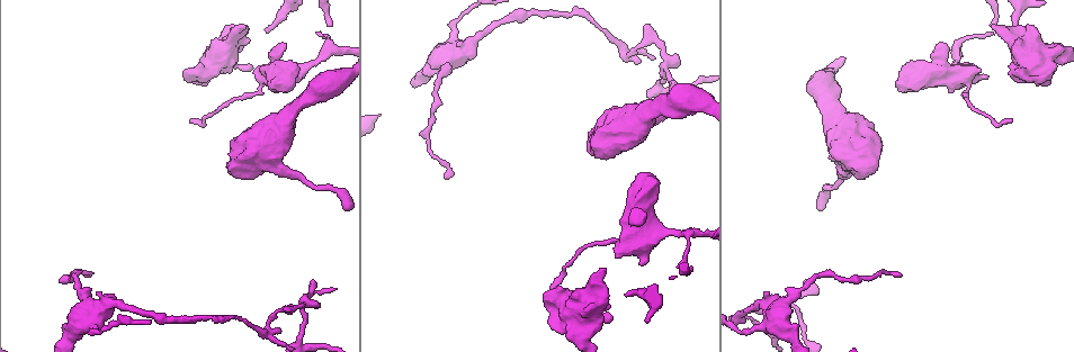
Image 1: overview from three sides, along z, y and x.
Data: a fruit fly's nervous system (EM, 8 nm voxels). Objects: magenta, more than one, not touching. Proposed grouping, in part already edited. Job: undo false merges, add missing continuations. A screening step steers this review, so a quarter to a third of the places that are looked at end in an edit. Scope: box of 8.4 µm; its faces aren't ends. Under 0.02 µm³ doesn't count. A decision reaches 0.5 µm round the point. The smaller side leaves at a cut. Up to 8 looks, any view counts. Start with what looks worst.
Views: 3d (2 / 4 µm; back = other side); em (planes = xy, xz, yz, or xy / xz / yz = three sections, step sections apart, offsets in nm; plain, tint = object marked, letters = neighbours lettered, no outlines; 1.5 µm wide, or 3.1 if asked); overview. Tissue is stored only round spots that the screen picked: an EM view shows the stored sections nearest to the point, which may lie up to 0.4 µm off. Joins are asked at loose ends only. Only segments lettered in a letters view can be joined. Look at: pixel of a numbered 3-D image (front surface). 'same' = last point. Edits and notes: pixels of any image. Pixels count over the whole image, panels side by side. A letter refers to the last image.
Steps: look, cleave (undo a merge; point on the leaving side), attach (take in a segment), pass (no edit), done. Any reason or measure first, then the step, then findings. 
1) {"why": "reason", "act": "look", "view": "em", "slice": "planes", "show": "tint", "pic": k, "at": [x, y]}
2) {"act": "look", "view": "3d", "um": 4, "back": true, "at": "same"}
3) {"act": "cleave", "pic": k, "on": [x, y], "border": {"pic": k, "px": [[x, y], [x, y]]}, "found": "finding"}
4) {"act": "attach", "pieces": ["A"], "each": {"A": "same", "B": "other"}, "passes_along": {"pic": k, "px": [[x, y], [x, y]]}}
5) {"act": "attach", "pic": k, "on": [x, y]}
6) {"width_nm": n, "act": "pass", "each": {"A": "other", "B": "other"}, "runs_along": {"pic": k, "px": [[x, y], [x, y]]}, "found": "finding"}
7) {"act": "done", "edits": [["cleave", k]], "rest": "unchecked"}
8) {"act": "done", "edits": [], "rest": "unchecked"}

{"act": "look", "view": "em", "slice": "yz", "step": 4, "show": "letters", "pic": 1, "at": [1048, 75]}

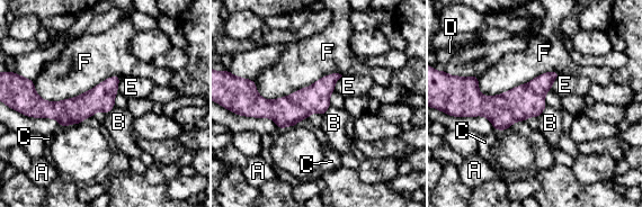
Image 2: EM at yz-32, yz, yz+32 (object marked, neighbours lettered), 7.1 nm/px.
{"act": "look", "view": "em", "slice": "planes", "show": "letters", "at": "same"}

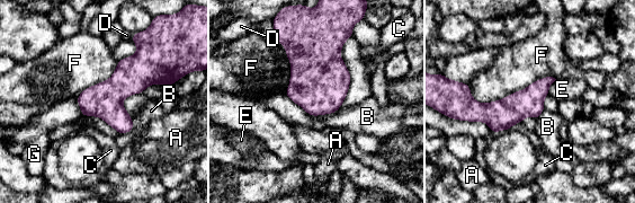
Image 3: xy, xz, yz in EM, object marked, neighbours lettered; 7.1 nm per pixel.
{"act": "pass", "each": {"A": "other", "B": "other", "C": "other", "D": "other", "E": "other", "F": "other", "G": "other"}, "border": {"pic": 3, "px": [[336, 111], [314, 116]]}, "found": "none of them fits"}

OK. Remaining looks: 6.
{"act": "look", "view": "em", "slice": "planes", "show": "letters", "pic": 1, "at": [987, 78]}

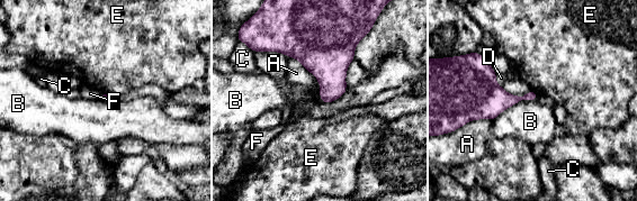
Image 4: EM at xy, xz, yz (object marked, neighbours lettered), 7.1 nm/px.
{"longest_contact_nm": ["B", 360], "act": "pass", "each": {"A": "other", "B": "other", "C": "other", "D": "other", "E": "other", "F": "other"}, "found": "no lettered segment goes on from it"}

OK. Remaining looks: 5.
{"why": "a narrow waist", "act": "look", "view": "em", "slice": "yz", "step": 4, "show": "plain", "pic": 1, "at": [660, 45]}

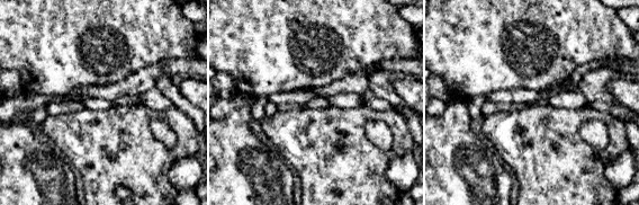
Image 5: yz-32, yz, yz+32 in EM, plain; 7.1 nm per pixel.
{"why": "see the neighbours", "act": "look", "view": "em", "slice": "yz", "step": 4, "show": "letters", "at": "same"}

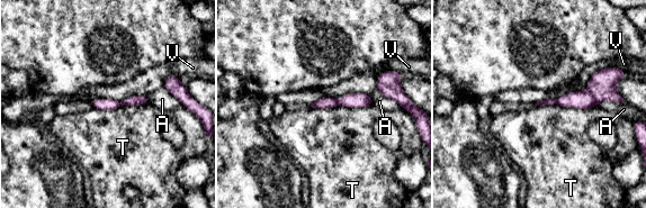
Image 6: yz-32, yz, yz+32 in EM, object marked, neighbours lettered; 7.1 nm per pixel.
{"width_nm": 50, "act": "cleave", "pic": 6, "on": [351, 100], "each": {"A": "other", "T": "other", "V": "other"}, "border": {"pic": 6, "px": [[337, 100], [338, 104]]}, "found": "two cells meet here"}

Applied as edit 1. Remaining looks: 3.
{"act": "done", "edits": [["cleave", 6]], "rest": "unchecked"}

